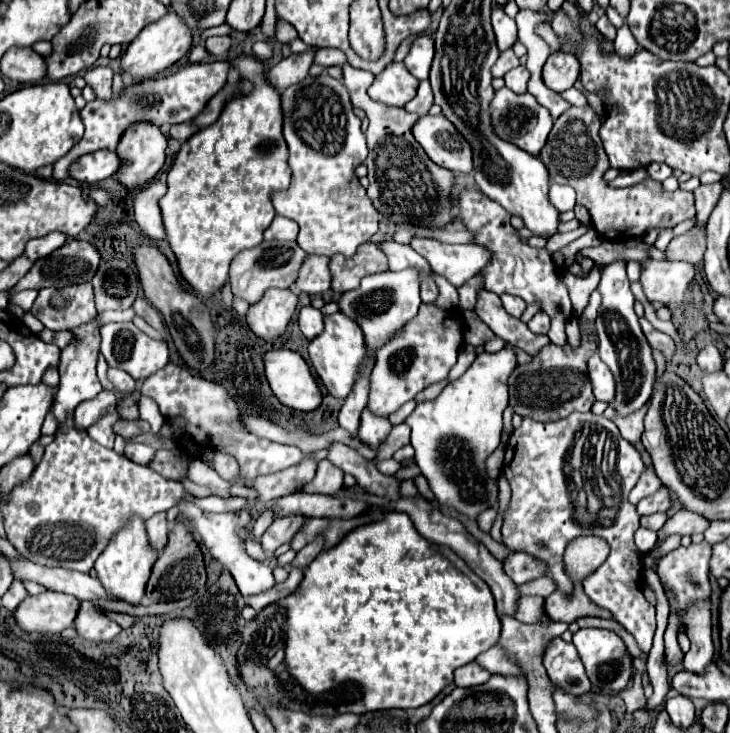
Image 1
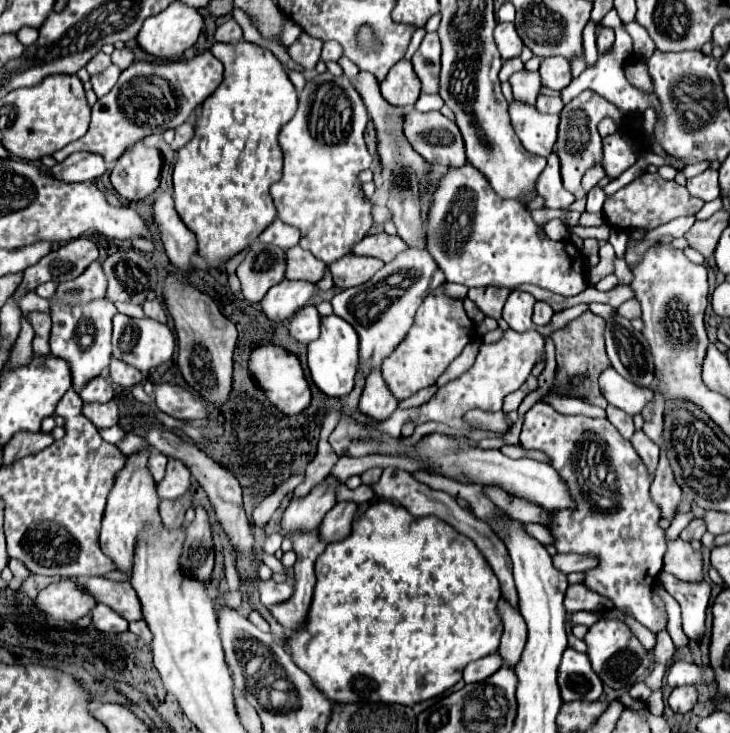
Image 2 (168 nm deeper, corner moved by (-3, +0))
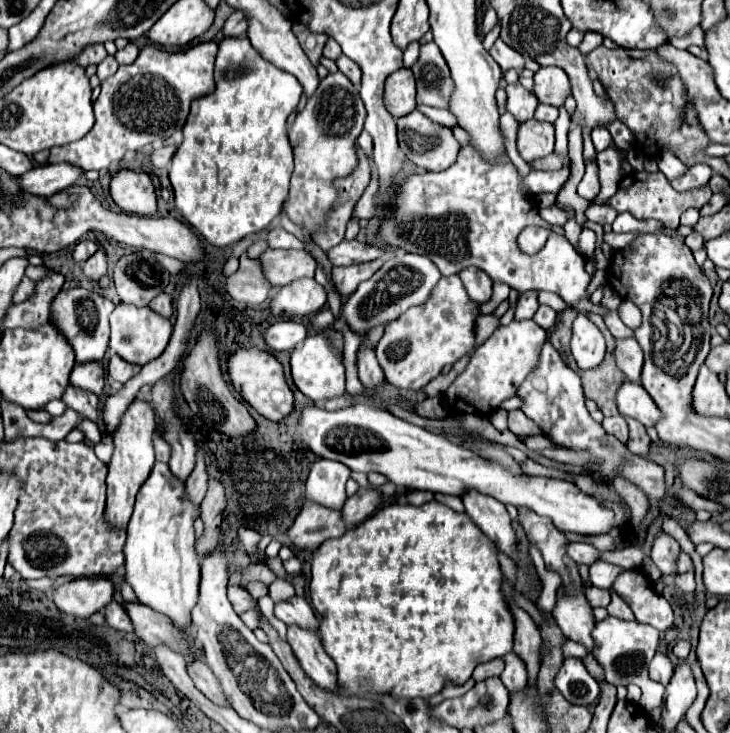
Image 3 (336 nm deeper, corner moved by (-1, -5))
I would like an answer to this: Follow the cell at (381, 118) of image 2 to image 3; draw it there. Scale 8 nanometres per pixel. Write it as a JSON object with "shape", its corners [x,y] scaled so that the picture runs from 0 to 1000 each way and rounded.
{"shape":[[[467,75],[467,78],[462,80],[462,91],[464,91],[464,97],[467,97],[486,119],[495,116],[495,94],[492,94],[478,78]]]}

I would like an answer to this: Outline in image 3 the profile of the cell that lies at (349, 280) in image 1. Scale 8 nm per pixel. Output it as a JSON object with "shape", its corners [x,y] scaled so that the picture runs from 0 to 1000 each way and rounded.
{"shape":[[[514,353],[497,362],[478,362],[478,364],[456,364],[453,381],[467,405],[481,402],[492,386],[503,383],[519,364],[525,362],[525,353]]]}

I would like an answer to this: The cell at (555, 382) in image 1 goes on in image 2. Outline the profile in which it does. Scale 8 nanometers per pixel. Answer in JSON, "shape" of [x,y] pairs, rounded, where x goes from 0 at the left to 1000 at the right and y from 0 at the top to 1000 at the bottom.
{"shape":[[[799,426],[793,434],[782,437],[777,445],[758,453],[758,467],[763,475],[763,510],[760,510],[760,527],[763,538],[777,538],[788,543],[799,543],[807,551],[832,557],[832,546],[826,543],[818,516],[832,499],[837,499],[832,483],[829,483],[829,464],[826,464],[829,437],[823,431],[815,431],[812,426]]]}

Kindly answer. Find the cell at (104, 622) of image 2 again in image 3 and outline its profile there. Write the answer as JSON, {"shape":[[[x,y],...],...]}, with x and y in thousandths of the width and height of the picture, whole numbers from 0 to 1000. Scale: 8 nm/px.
{"shape":[[[155,817],[155,820],[141,831],[141,836],[144,836],[144,847],[147,847],[149,855],[155,855],[155,858],[160,858],[160,861],[171,861],[171,864],[179,864],[179,861],[182,861],[182,853],[177,850],[177,842],[171,839],[171,831],[168,831],[168,825],[166,825],[163,820]]]}

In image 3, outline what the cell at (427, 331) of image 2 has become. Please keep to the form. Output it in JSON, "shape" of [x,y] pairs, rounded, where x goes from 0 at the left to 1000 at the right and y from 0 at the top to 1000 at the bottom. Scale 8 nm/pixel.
{"shape":[[[626,375],[607,378],[593,394],[593,402],[579,416],[563,419],[527,446],[527,454],[514,476],[527,517],[544,531],[579,531],[604,509],[610,498],[621,498],[648,476],[653,430],[653,413],[642,408],[632,381]]]}

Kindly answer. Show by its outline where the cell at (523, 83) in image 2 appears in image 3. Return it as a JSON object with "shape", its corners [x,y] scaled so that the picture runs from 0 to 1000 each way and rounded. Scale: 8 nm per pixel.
{"shape":[[[703,113],[692,119],[695,124],[695,151],[703,154],[703,160],[714,168],[722,162],[730,162],[733,146],[736,146],[736,132],[725,127],[714,113]]]}

